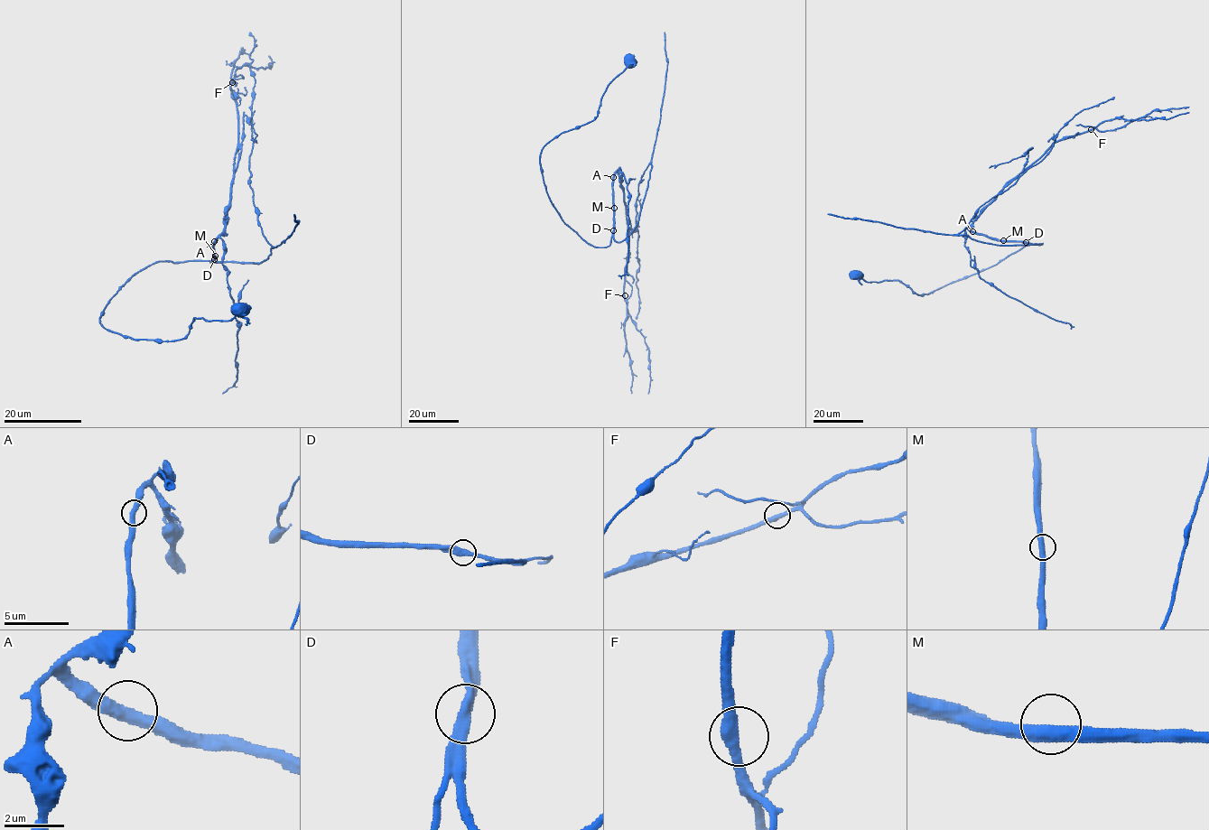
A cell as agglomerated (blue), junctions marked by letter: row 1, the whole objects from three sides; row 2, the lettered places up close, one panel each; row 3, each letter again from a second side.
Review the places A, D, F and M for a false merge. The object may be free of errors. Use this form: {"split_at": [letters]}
{"split_at": []}

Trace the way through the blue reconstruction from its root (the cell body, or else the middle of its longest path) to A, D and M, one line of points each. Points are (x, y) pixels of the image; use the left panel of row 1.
A: (239, 312), (195, 318), (173, 340), (133, 340), (99, 322), (134, 275), (160, 261), (211, 262), (214, 241)
D: (239, 312), (195, 318), (173, 340), (133, 340), (99, 322), (143, 269), (214, 259)
M: (239, 312), (195, 318), (173, 340), (133, 340), (99, 322), (143, 269), (215, 256)

